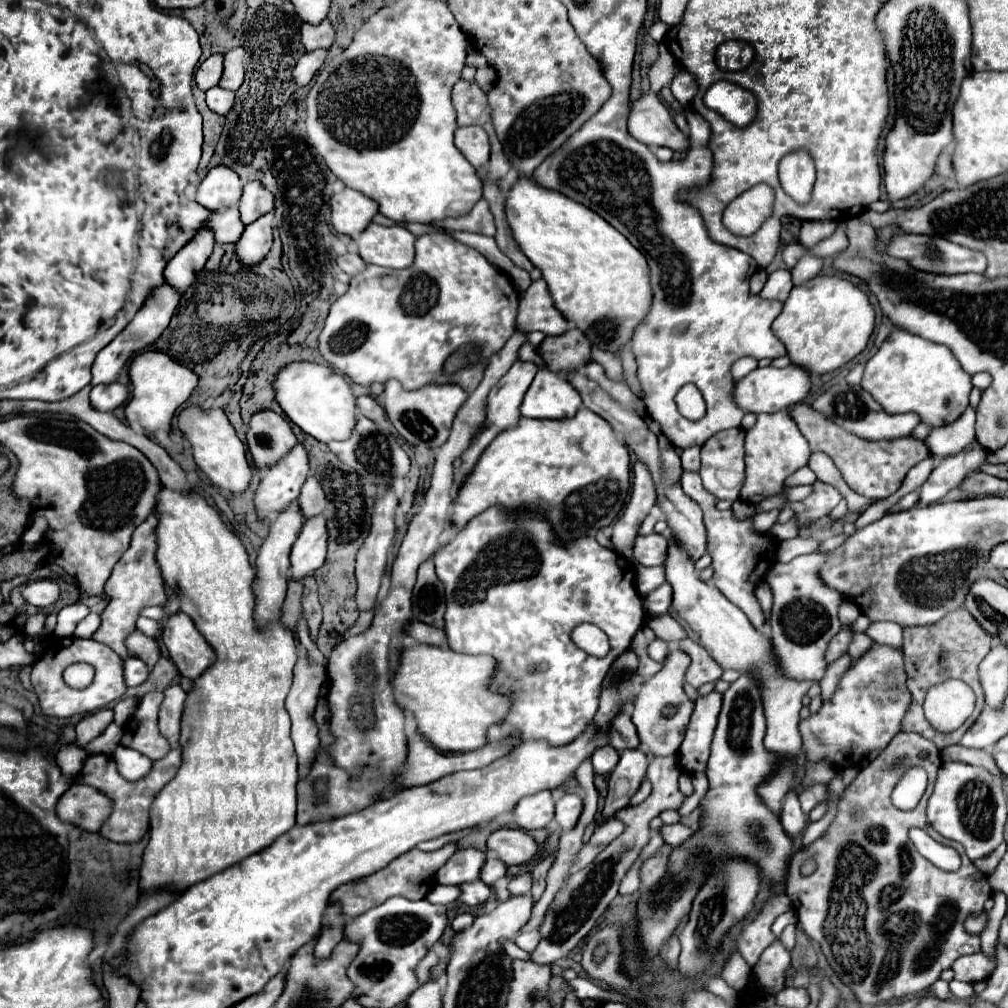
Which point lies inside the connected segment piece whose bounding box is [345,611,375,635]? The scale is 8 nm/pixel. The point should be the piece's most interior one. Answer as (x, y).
(364, 621)

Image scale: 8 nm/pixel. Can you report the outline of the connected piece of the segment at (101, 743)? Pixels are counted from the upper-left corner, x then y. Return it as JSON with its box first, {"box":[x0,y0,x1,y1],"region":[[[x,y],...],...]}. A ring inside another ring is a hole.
{"box":[83,723,121,755],"region":[[[111,723],[99,737],[95,737],[91,743],[83,745],[83,749],[89,753],[89,755],[113,755],[115,747],[119,745],[121,741],[121,727],[117,727],[115,723]]]}

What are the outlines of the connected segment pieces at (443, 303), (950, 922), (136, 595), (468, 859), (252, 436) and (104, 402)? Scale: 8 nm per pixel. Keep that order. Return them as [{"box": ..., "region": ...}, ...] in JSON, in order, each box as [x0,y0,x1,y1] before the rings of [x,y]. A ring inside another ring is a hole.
[{"box":[319,233,519,393],"region":[[[425,233],[417,239],[417,255],[411,267],[395,271],[367,265],[365,271],[351,277],[347,293],[331,305],[331,313],[319,335],[319,351],[331,367],[361,385],[397,379],[405,389],[419,389],[427,383],[451,379],[451,383],[459,383],[463,391],[471,393],[483,379],[485,367],[463,367],[453,377],[447,377],[443,373],[447,357],[465,343],[477,345],[481,357],[495,355],[515,333],[517,305],[519,293],[509,277],[493,267],[479,251],[451,239],[449,233]]]},{"box":[787,733,991,1007],"region":[[[897,733],[883,753],[893,753],[891,755],[893,761],[881,767],[881,755],[879,755],[875,761],[871,761],[867,767],[859,771],[857,779],[843,791],[839,799],[839,813],[835,821],[815,843],[795,853],[787,877],[787,895],[791,897],[799,925],[811,939],[815,939],[821,945],[821,951],[827,957],[831,969],[839,975],[839,979],[845,985],[851,987],[857,1001],[865,1007],[875,1007],[877,1003],[887,1003],[891,999],[917,995],[929,989],[939,979],[939,975],[953,965],[957,957],[977,953],[979,937],[965,933],[963,921],[971,911],[981,911],[983,901],[991,897],[991,887],[987,883],[987,877],[969,861],[961,843],[945,841],[941,835],[937,835],[937,841],[957,849],[963,861],[957,871],[947,873],[931,865],[925,857],[921,857],[907,835],[911,827],[931,829],[931,825],[925,819],[925,805],[927,799],[931,797],[937,769],[941,765],[939,749],[935,747],[935,743],[915,733]],[[913,765],[919,765],[929,773],[929,785],[925,797],[919,801],[919,805],[913,811],[897,811],[897,807],[891,803],[891,791],[901,779],[901,775],[905,773],[905,769]],[[855,811],[863,813],[861,819],[853,819]],[[873,823],[875,823],[877,843],[867,835]],[[805,861],[815,861],[817,865],[815,871],[807,877],[799,873]]]},{"box":[93,511,167,659],"region":[[[155,511],[143,521],[131,539],[129,549],[123,553],[123,557],[117,561],[107,585],[105,585],[105,595],[111,597],[109,605],[105,607],[101,615],[101,627],[93,635],[95,641],[101,641],[109,645],[119,657],[127,659],[127,645],[125,639],[135,631],[135,621],[141,613],[141,609],[151,607],[151,605],[165,605],[167,603],[167,593],[163,587],[163,577],[159,571],[159,565],[155,561],[155,551],[157,551],[157,537],[155,537],[155,527],[157,527],[157,515]]]},{"box":[439,849,487,885],"region":[[[479,849],[457,851],[447,861],[447,867],[443,867],[443,871],[439,871],[439,883],[441,885],[461,885],[461,883],[477,881],[485,859],[487,859],[487,855]]]},{"box":[247,411,297,469],"region":[[[259,411],[247,425],[247,445],[255,467],[261,469],[283,459],[297,445],[297,437],[285,417],[273,411]]]},{"box":[91,381,129,411],"region":[[[113,381],[109,385],[95,385],[91,389],[91,405],[99,411],[113,411],[127,399],[129,391],[125,385]]]}]

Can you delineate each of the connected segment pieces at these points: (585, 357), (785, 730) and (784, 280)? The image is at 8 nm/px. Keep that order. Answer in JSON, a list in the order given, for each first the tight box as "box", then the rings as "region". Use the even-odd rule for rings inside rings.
[{"box":[537,327,591,373],"region":[[[571,327],[561,337],[545,337],[537,347],[537,353],[545,361],[545,367],[555,373],[567,373],[591,359],[591,345],[577,327]]]},{"box":[665,541,813,813],"region":[[[671,541],[669,555],[665,561],[665,573],[667,581],[673,585],[673,609],[687,621],[687,625],[699,635],[701,647],[709,651],[709,655],[723,667],[723,669],[735,669],[739,673],[755,675],[755,681],[759,683],[759,691],[763,695],[763,711],[767,719],[767,735],[765,735],[765,747],[769,751],[775,751],[781,755],[779,769],[759,787],[759,795],[763,801],[775,811],[781,813],[781,801],[785,793],[789,791],[797,767],[797,757],[801,753],[801,733],[799,733],[799,711],[801,711],[801,699],[813,685],[813,681],[795,681],[787,675],[783,675],[783,669],[779,669],[779,663],[775,661],[777,655],[771,649],[771,637],[767,637],[763,631],[757,631],[747,615],[733,605],[715,585],[703,583],[699,579],[699,573],[695,569],[695,563],[689,559],[687,551],[683,547],[675,545]]]},{"box":[761,269,793,301],"region":[[[777,269],[767,277],[765,287],[761,289],[761,297],[763,299],[775,299],[775,301],[785,301],[789,291],[793,289],[791,283],[791,273],[787,269]]]}]

